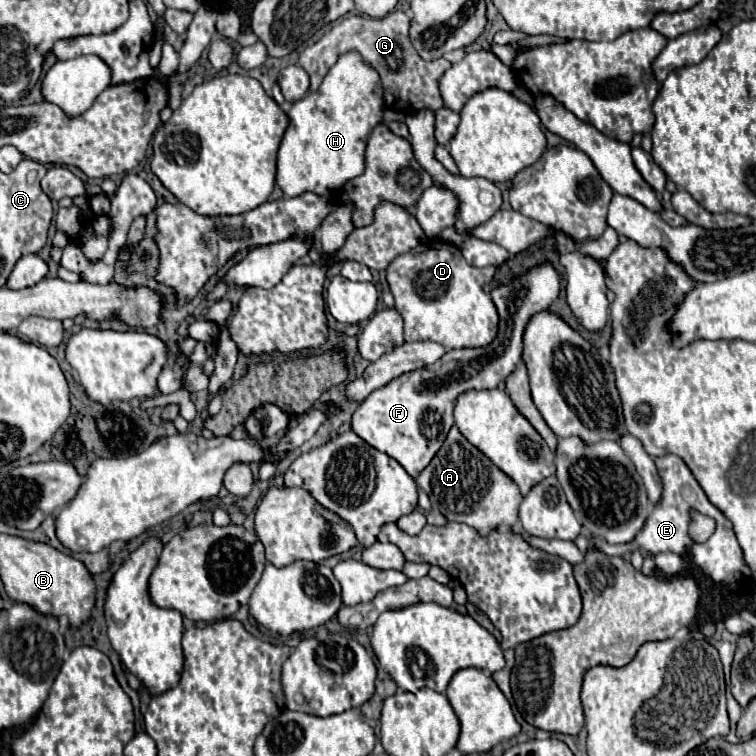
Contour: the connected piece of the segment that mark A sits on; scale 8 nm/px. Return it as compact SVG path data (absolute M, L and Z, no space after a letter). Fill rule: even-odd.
M458 427L450 429L444 445L430 465L416 477L416 483L428 493L432 505L448 521L472 525L478 533L488 533L500 525L514 527L518 523L518 507L522 503L518 485L480 449L468 443Z

